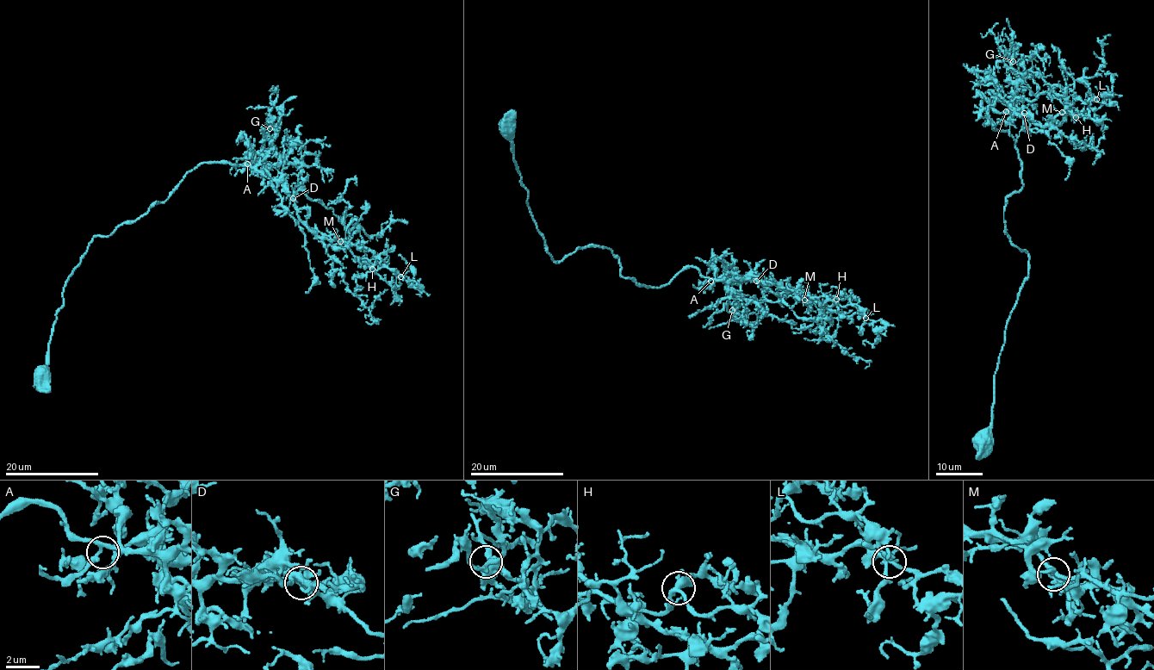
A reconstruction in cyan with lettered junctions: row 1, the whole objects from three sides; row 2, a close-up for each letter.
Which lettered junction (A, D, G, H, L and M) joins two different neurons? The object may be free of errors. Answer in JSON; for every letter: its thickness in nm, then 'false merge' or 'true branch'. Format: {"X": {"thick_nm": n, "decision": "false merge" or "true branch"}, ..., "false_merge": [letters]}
{"A": {"thick_nm": 260, "decision": "true branch"}, "D": {"thick_nm": 320, "decision": "true branch"}, "G": {"thick_nm": 180, "decision": "true branch"}, "H": {"thick_nm": 340, "decision": "true branch"}, "L": {"thick_nm": 240, "decision": "true branch"}, "M": {"thick_nm": 280, "decision": "true branch"}, "false_merge": []}

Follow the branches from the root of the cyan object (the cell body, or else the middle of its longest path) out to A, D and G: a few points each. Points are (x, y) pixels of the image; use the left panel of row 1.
A: (43, 375), (65, 282), (94, 237), (139, 220), (201, 164), (247, 164)
D: (43, 375), (65, 282), (94, 237), (139, 220), (207, 162), (265, 170), (293, 198)
G: (43, 375), (63, 288), (89, 243), (163, 202), (201, 164), (273, 167), (280, 158), (269, 128)

